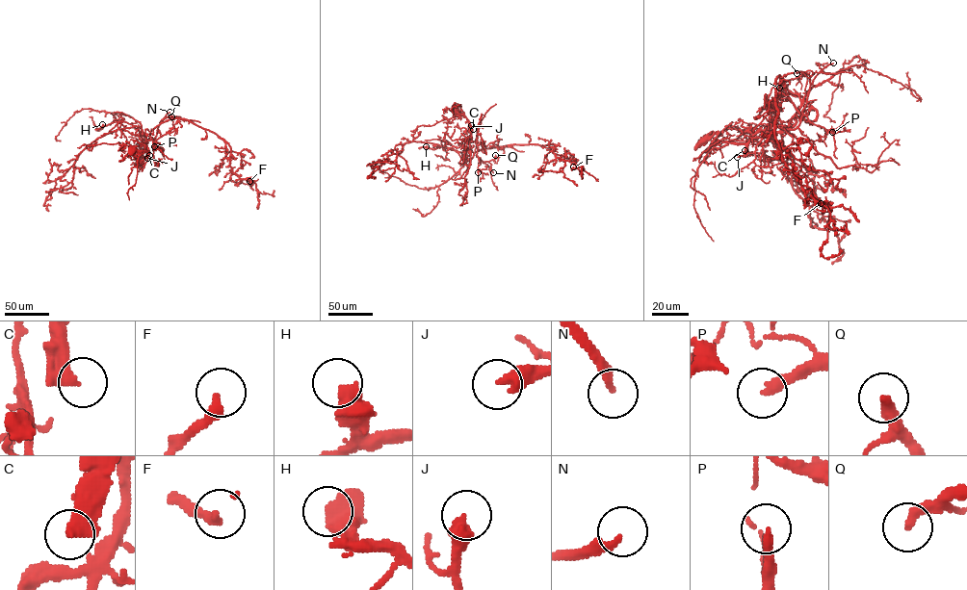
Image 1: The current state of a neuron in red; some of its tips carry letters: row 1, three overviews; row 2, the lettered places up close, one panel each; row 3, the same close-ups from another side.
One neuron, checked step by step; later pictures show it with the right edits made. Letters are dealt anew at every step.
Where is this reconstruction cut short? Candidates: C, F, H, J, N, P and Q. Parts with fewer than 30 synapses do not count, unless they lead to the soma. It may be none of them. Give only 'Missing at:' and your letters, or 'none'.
Missing at: C, J, N

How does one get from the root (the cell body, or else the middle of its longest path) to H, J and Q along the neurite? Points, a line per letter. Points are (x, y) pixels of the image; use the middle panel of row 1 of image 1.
H: (456, 109), (456, 114), (463, 115), (471, 126), (469, 154), (465, 157), (443, 146), (431, 149), (426, 146)
J: (456, 109), (456, 114), (468, 120), (471, 131), (471, 125)
Q: (456, 109), (456, 114), (469, 121), (469, 146), (470, 141), (477, 144), (478, 157), (489, 161), (495, 155)

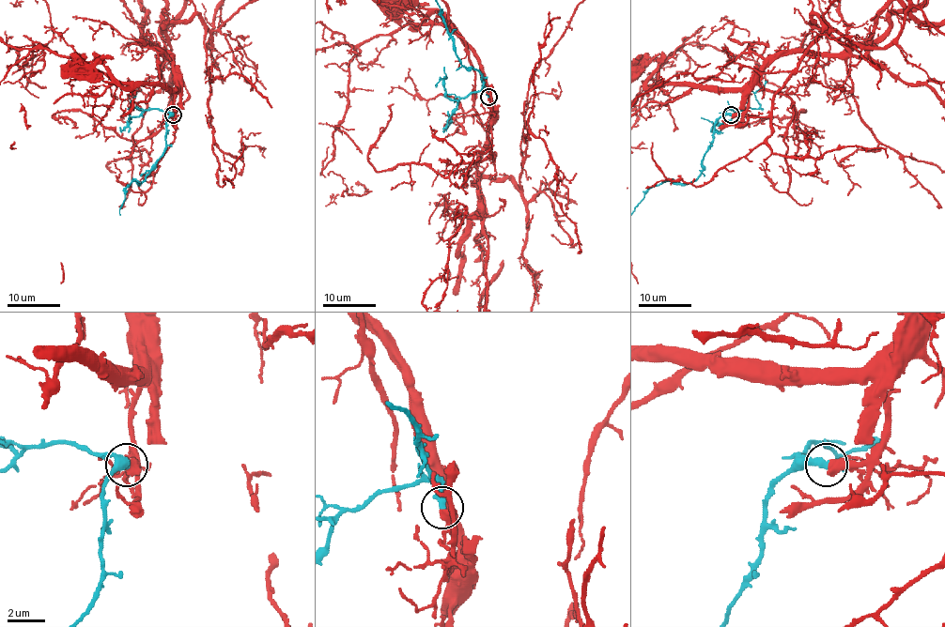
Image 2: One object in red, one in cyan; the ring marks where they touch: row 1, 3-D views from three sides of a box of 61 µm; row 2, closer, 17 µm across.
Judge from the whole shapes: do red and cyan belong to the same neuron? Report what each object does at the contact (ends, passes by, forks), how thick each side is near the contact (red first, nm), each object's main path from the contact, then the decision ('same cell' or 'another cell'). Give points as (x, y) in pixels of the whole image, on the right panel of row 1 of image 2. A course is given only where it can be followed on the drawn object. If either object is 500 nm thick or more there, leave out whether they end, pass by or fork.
600 nm thick on the red side, 380 nm on the other; red runs (732, 114), (741, 114), (748, 104), (743, 91), (659, 84), (657, 70), (647, 74); cyan runs (732, 114), (717, 120), (703, 172), (688, 183), (664, 181), (654, 185); same cell

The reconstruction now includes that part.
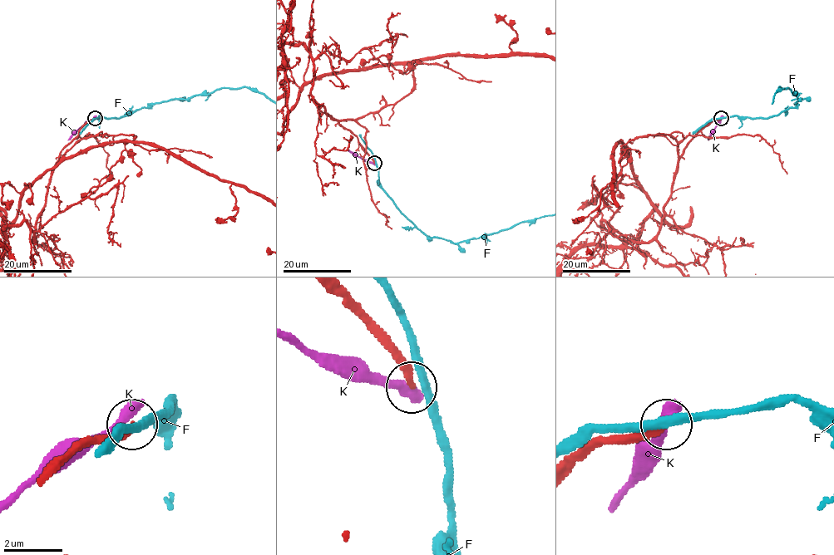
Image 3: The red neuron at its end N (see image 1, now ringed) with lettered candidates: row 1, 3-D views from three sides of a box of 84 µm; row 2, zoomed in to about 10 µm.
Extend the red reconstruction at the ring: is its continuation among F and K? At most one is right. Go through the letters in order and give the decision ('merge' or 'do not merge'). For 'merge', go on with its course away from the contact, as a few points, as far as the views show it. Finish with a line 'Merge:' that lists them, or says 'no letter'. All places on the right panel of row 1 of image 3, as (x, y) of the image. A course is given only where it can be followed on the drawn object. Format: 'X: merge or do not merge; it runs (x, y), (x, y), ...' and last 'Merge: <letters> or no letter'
F: do not merge
K: do not merge
Merge: no letter

